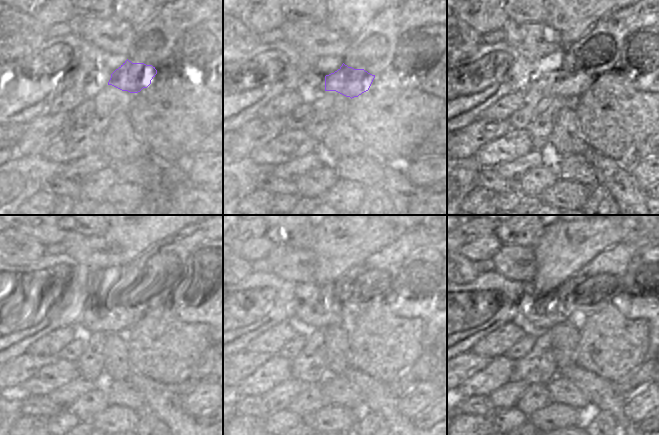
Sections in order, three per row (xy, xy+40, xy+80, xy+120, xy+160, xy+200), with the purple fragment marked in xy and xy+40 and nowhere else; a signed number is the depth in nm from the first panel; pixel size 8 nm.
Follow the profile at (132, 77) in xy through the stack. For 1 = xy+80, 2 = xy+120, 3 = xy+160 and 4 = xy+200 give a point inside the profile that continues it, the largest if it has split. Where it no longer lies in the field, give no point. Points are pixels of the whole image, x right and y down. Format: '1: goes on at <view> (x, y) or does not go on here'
1: goes on at xy+80 (561, 83)
2: goes on at xy+120 (107, 312)
3: goes on at xy+160 (325, 311)
4: goes on at xy+200 (544, 313)

